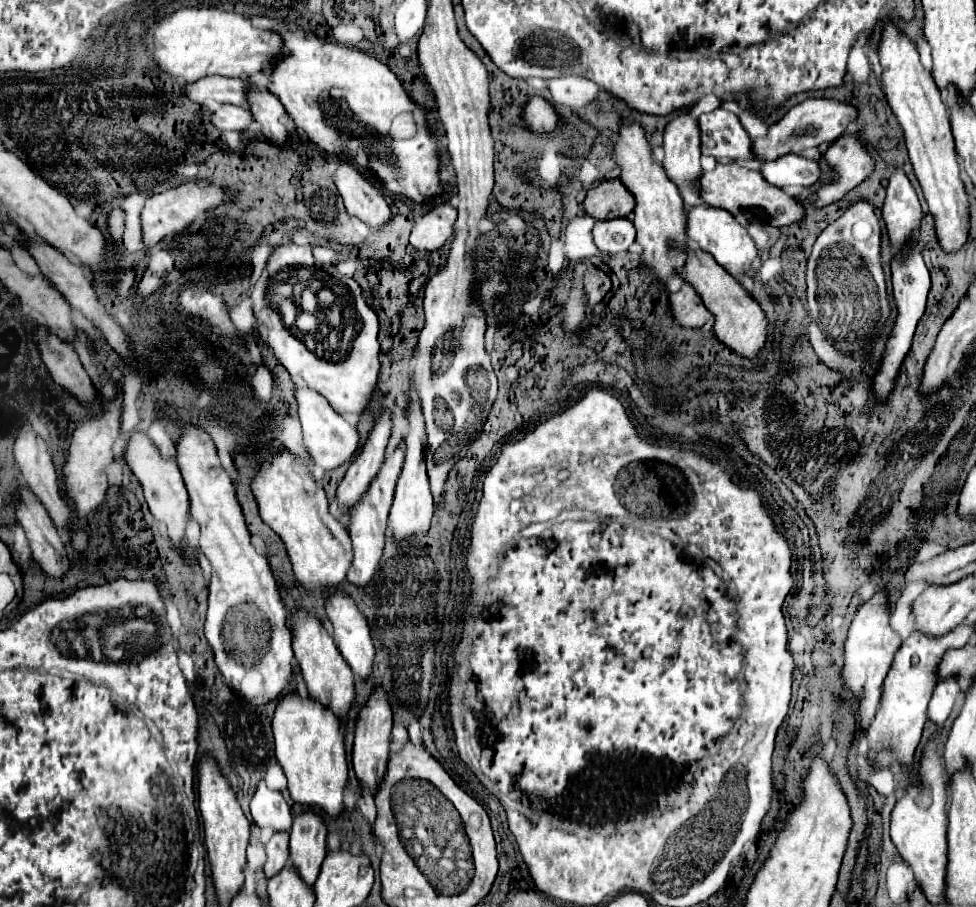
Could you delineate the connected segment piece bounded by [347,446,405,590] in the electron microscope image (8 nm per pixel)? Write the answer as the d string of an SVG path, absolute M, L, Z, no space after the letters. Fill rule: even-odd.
M397 446L393 450L393 454L383 462L383 468L379 470L377 478L373 480L373 484L369 486L369 490L365 492L365 496L361 498L359 504L353 506L351 510L351 518L349 518L349 536L353 540L353 568L349 568L349 582L359 588L365 590L369 586L369 582L373 580L381 554L383 554L383 544L385 544L385 530L387 530L387 516L393 504L393 496L395 496L395 486L401 474L405 462L405 452L401 446Z

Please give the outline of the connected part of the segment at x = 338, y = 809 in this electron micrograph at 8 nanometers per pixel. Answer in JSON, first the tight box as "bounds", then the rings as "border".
{"bounds":[273,694,349,818],"border":[[[287,694],[279,700],[273,716],[275,756],[289,780],[291,800],[311,810],[319,808],[325,818],[337,818],[345,810],[343,792],[349,782],[349,768],[339,728],[339,720],[329,708],[311,698],[303,700],[299,694]]]}

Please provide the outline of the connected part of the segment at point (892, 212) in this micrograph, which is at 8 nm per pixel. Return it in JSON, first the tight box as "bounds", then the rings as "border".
{"bounds":[883,168,921,248],"border":[[[897,168],[887,186],[887,198],[883,206],[883,220],[887,224],[887,232],[891,238],[891,244],[897,248],[903,248],[905,242],[913,240],[915,230],[921,222],[921,206],[917,200],[917,194],[907,178],[907,174]]]}

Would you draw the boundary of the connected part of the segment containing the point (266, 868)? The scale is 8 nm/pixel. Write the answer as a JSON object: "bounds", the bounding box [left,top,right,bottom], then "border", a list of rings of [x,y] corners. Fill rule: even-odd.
{"bounds":[263,832,289,878],"border":[[[279,832],[273,834],[271,840],[265,844],[265,852],[267,852],[267,860],[263,864],[263,872],[265,878],[273,878],[275,874],[279,874],[287,860],[289,860],[289,832]]]}

